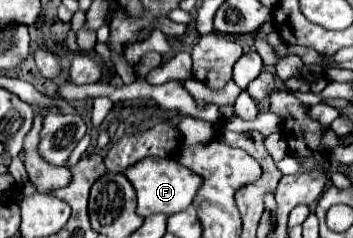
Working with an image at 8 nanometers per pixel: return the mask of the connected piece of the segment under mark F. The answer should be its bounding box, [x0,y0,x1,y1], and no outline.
[124,158,202,218]

